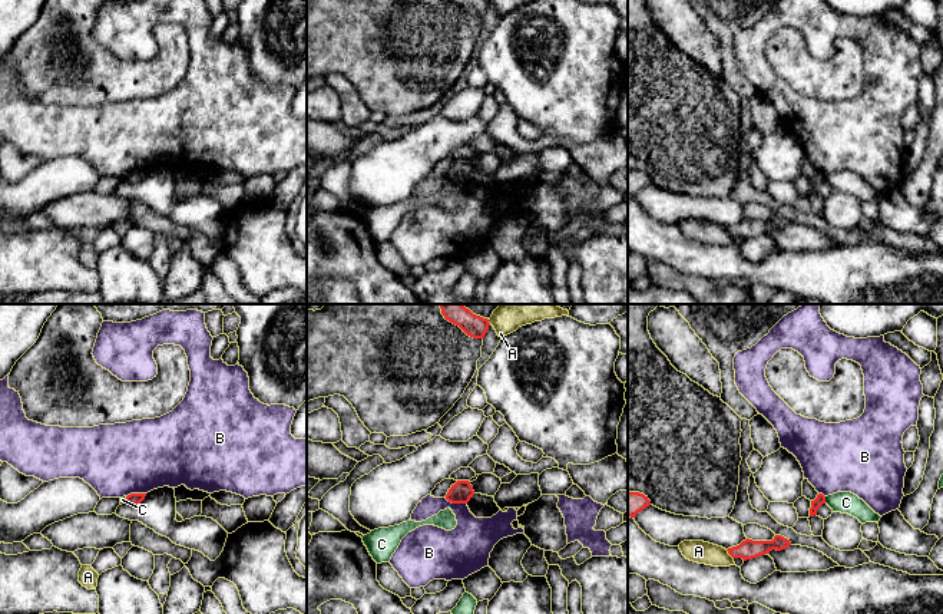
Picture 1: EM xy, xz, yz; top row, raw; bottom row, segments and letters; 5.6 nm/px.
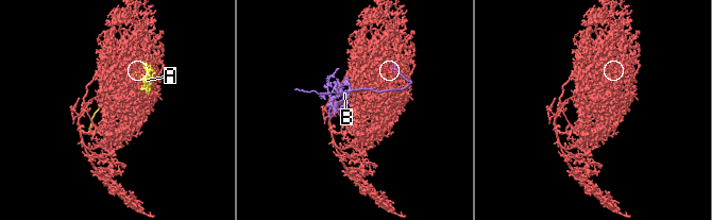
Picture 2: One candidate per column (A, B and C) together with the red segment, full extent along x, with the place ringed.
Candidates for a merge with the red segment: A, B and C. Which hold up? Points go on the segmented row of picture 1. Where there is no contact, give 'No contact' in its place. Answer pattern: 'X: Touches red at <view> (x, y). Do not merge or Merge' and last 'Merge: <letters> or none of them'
A: Touches red at yz (728, 553). Do not merge
B: Touches red at xz (456, 502). Do not merge
C: Touches red at yz (824, 499). Do not merge
Merge: none of them

